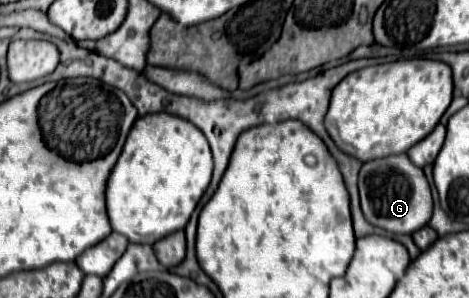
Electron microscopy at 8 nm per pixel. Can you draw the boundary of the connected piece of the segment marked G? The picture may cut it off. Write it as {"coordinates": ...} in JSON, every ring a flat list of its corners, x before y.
{"coordinates":[[405,154,363,164,359,172,361,210,365,220,393,234,413,234,431,220,433,198,421,168,413,166]]}

